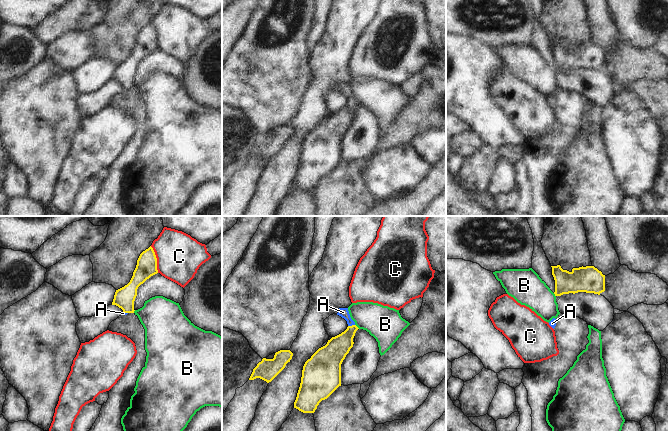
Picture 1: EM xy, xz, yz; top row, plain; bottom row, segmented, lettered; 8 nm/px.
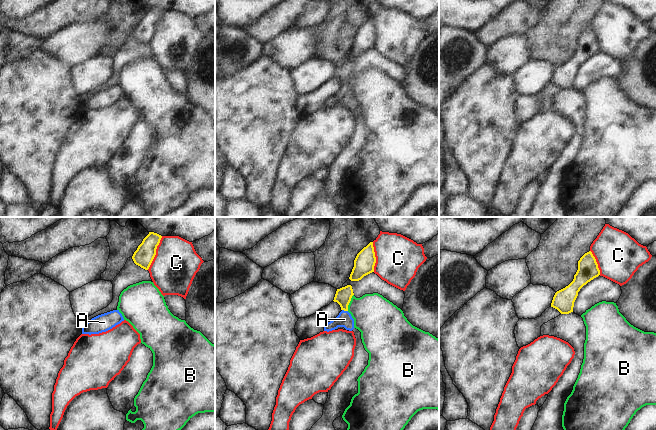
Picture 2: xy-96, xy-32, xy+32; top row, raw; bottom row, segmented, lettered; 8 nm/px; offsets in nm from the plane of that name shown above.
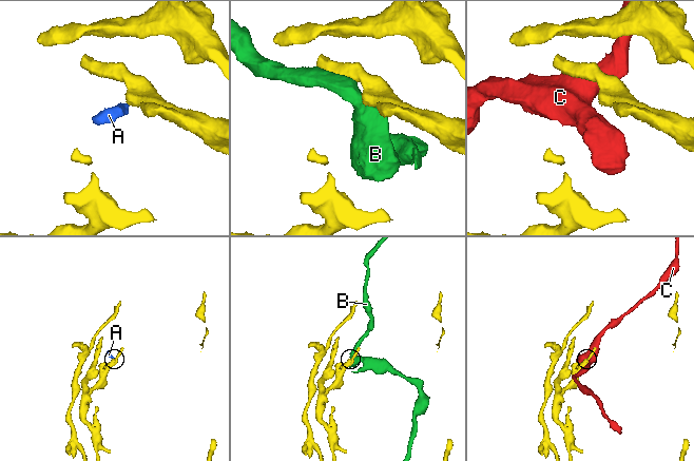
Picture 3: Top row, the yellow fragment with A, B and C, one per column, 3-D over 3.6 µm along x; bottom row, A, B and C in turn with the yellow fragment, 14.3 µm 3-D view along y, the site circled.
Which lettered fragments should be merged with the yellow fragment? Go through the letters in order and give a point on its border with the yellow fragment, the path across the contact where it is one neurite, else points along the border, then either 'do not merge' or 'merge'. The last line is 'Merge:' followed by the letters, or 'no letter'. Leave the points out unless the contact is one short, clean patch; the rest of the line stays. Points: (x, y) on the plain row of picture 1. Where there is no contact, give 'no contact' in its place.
A: meets yellow in xz at (352, 101); runs through xz (336, 125), (345, 116), (352, 101), (343, 88); merge
B: meets yellow in xz at (356, 102); do not merge
C: meets yellow in xy at (156, 35); do not merge
Merge: A

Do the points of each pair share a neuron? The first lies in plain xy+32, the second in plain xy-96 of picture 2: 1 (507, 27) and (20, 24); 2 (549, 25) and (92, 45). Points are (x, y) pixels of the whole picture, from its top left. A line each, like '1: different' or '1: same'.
1: same
2: different

